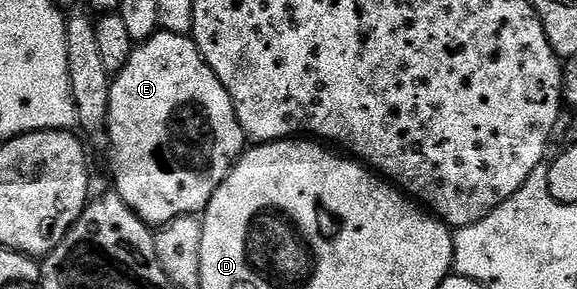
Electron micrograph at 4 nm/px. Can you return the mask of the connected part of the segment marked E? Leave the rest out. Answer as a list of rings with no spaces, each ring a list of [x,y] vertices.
[[[160,32],[151,37],[147,42],[140,42],[132,50],[125,68],[120,74],[114,75],[109,96],[109,120],[107,121],[107,136],[109,139],[109,151],[111,150],[111,170],[115,173],[114,193],[126,204],[137,217],[148,226],[158,228],[167,222],[177,220],[186,214],[199,216],[206,211],[207,206],[213,200],[217,188],[229,176],[229,172],[239,161],[245,150],[243,129],[237,120],[237,112],[233,108],[233,100],[229,92],[217,80],[217,76],[209,69],[207,62],[201,56],[195,39],[186,34],[169,34]]]

